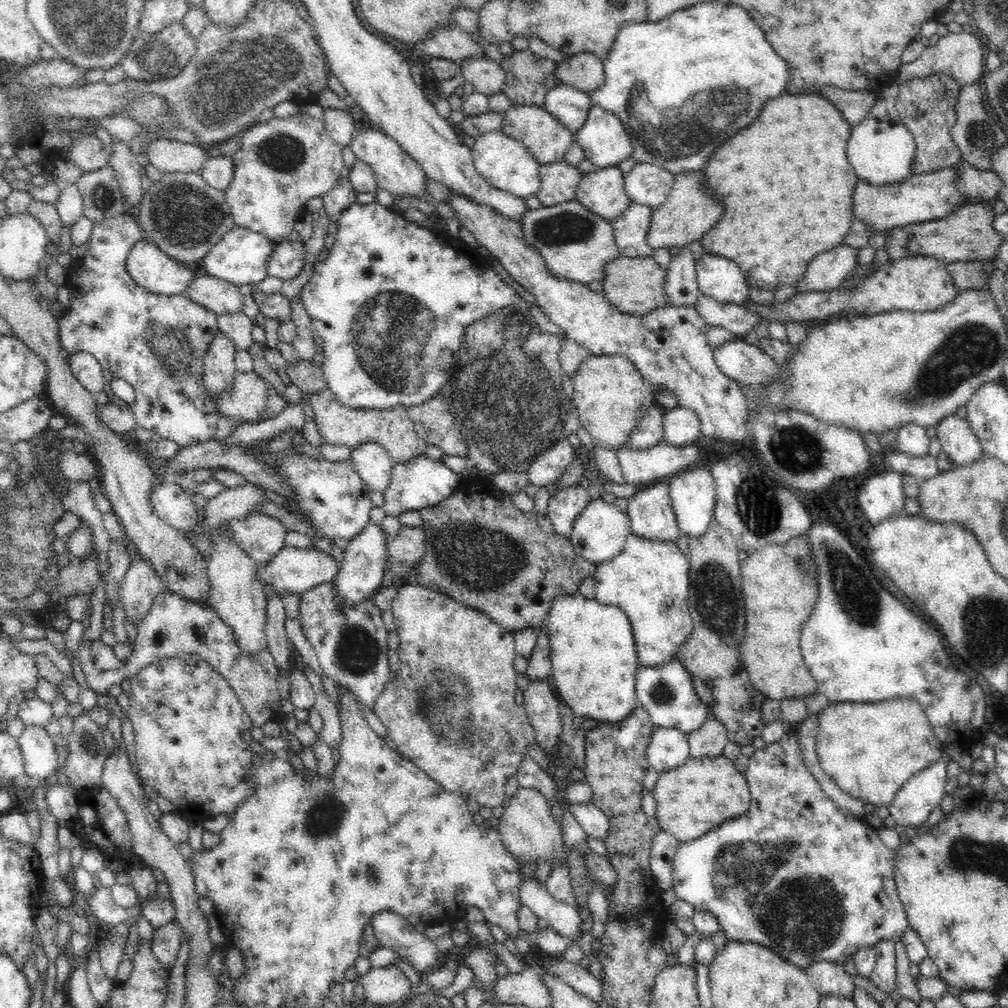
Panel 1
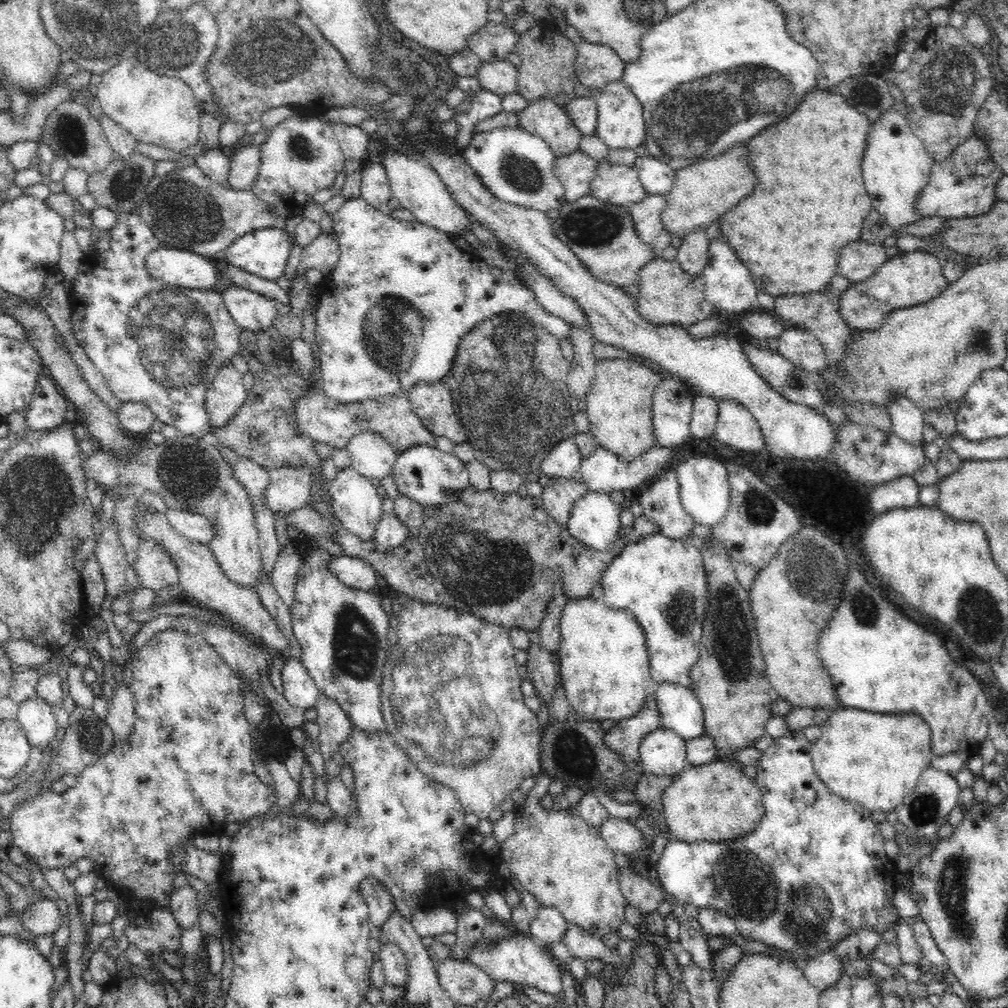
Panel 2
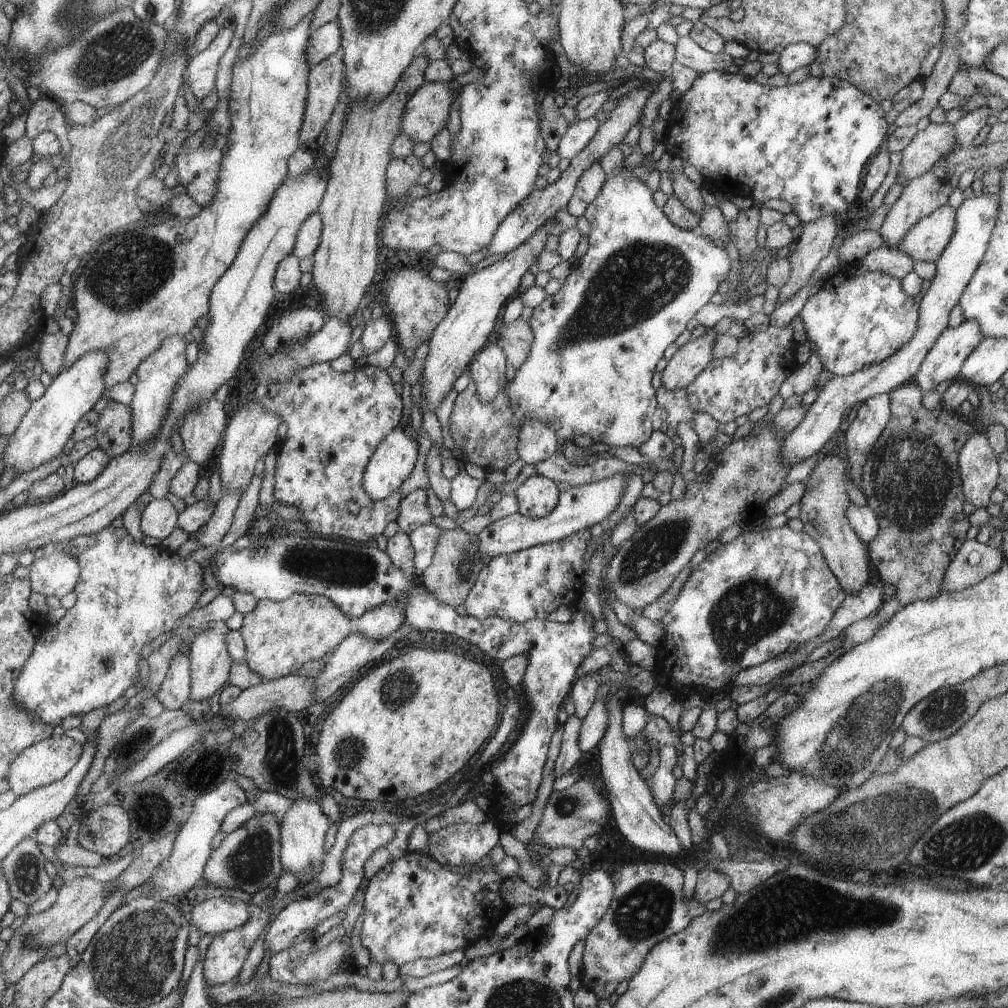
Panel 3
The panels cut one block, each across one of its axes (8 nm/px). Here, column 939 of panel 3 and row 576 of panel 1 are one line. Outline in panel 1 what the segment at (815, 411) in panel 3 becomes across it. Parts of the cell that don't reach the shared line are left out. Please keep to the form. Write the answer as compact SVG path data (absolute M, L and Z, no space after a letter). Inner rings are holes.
M284 547L274 558L267 562L257 562L258 579L264 584L270 584L279 596L283 594L300 595L315 586L333 582L340 572L340 562L330 554L316 548L300 550L299 548Z

